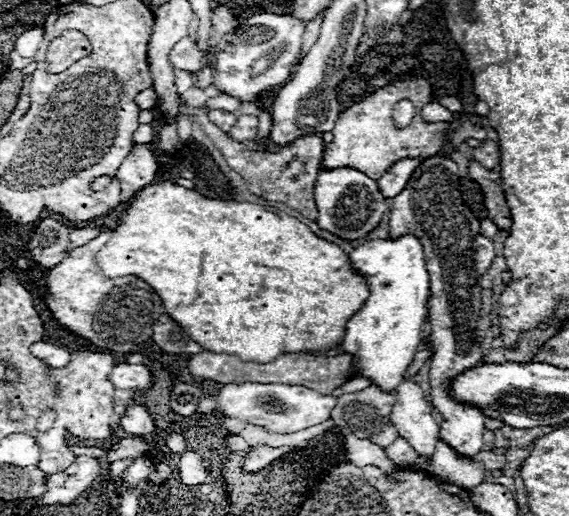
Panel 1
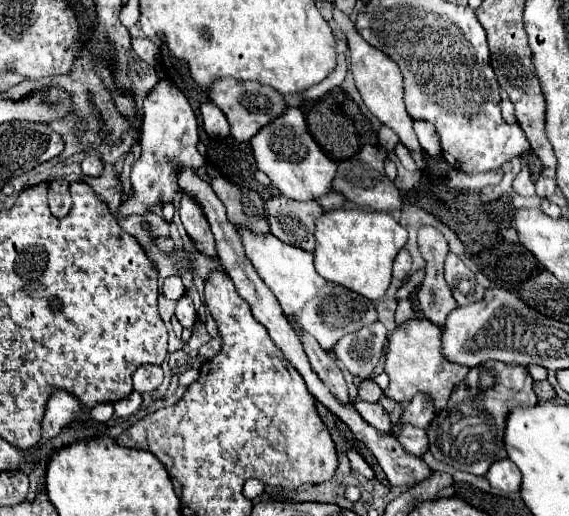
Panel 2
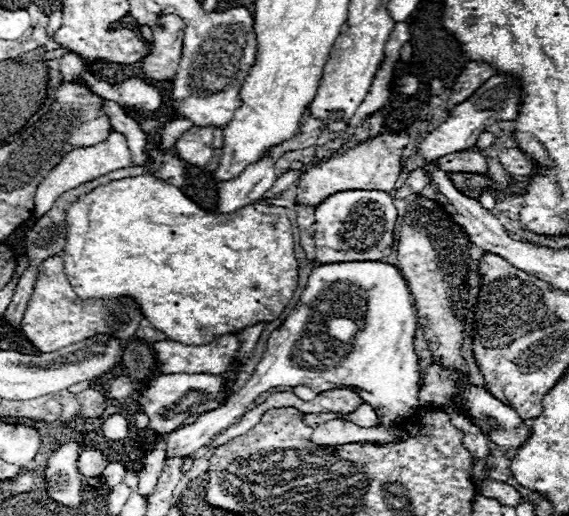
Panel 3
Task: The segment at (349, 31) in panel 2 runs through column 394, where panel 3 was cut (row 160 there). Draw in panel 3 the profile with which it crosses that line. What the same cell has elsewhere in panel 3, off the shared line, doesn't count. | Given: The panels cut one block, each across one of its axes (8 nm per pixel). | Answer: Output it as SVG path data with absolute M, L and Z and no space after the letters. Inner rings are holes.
M112 132L112 136L108 136L108 140L92 146L92 148L76 148L72 150L62 162L60 166L56 166L40 184L38 192L36 192L36 204L34 204L34 218L40 218L42 214L48 212L48 208L52 208L52 204L66 192L72 190L84 182L96 180L98 176L104 176L112 170L120 170L120 168L130 168L134 166L130 150L128 150L128 142L126 136L120 132Z

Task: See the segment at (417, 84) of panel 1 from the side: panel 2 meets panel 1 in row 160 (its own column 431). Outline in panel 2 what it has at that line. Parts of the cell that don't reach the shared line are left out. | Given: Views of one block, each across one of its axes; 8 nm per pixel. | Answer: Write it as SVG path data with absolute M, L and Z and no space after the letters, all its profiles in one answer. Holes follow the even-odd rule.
M410 318L404 324L398 324L392 330L386 346L384 372L388 374L390 384L384 390L384 394L388 394L388 398L394 398L396 402L412 400L412 396L416 394L428 394L436 404L436 412L440 412L448 402L452 388L466 378L470 368L446 362L446 358L442 358L440 354L438 344L440 344L440 328L430 320Z

